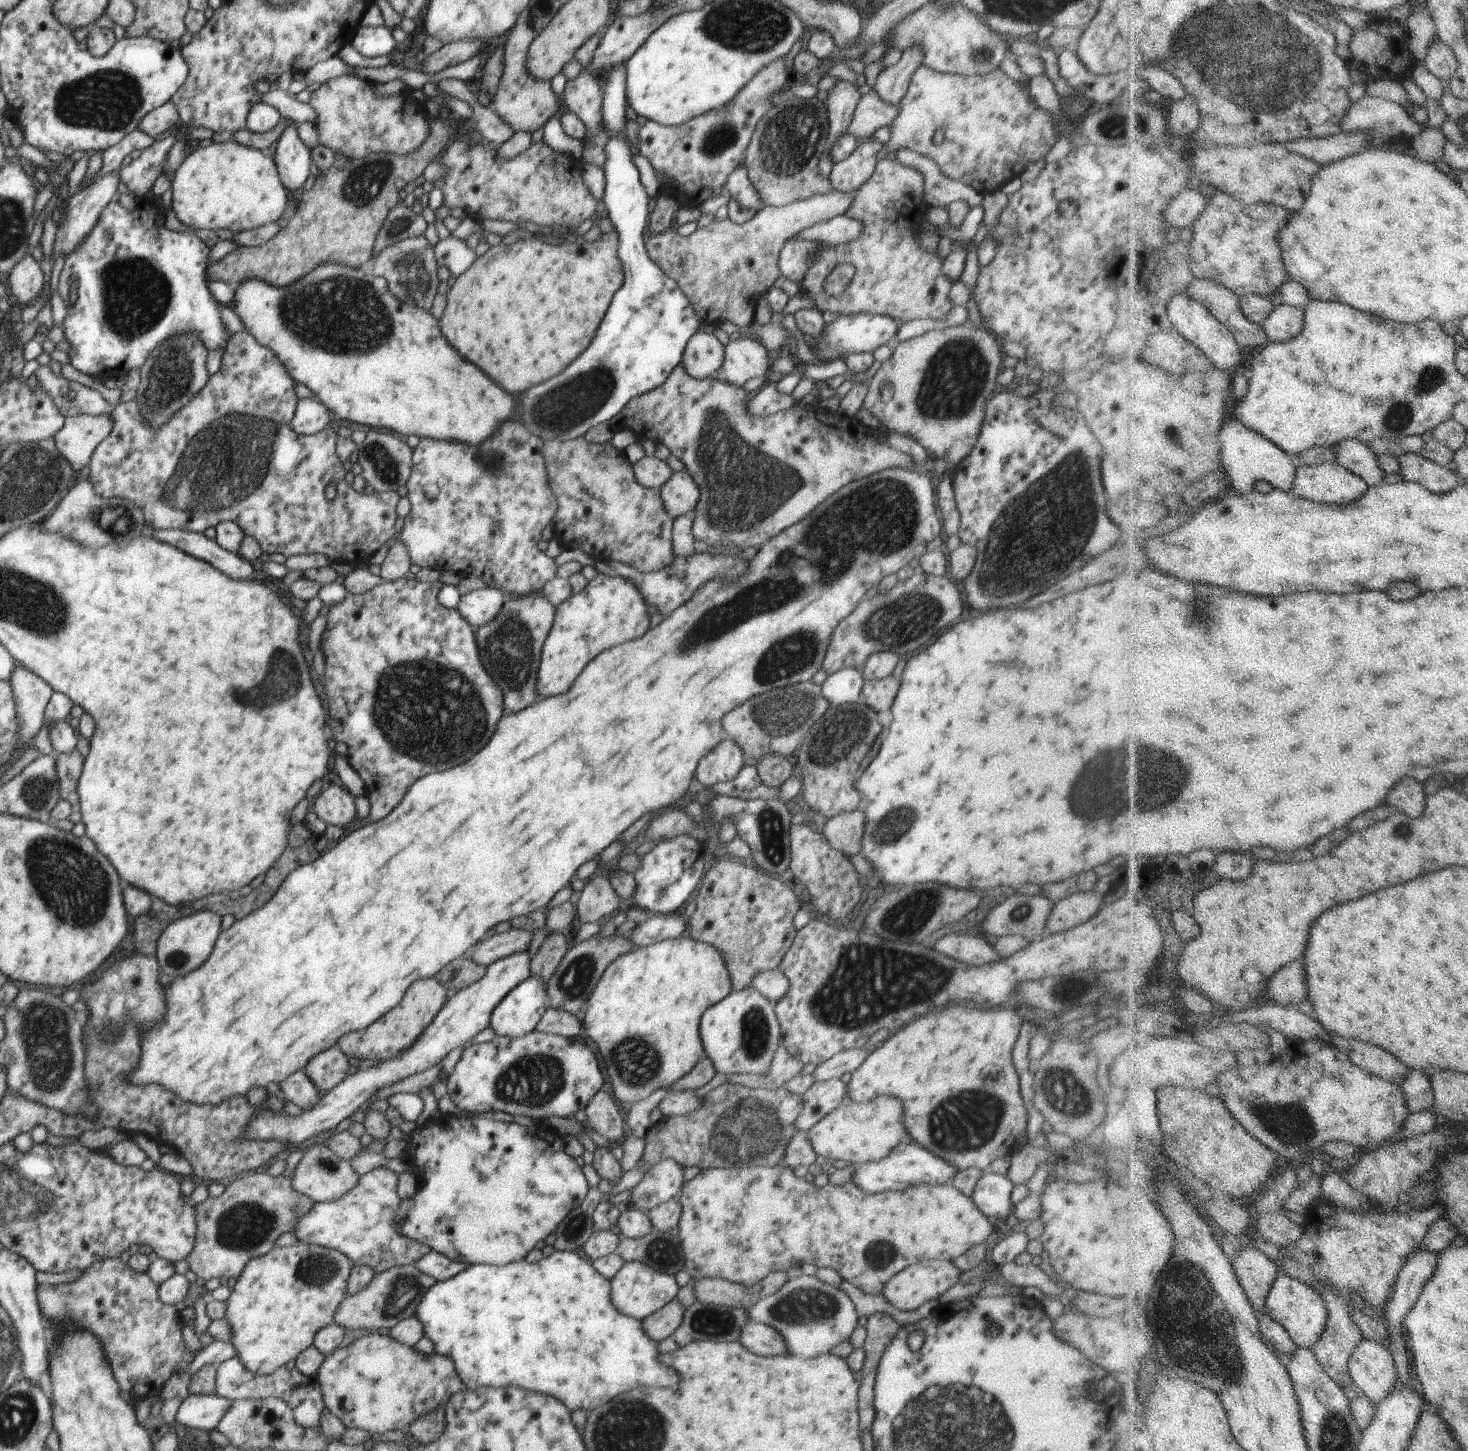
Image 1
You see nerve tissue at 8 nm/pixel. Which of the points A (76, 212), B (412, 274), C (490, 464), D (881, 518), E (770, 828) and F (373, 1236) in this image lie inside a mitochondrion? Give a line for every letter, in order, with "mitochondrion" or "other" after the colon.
A: other
B: mitochondrion
C: mitochondrion
D: mitochondrion
E: mitochondrion
F: other

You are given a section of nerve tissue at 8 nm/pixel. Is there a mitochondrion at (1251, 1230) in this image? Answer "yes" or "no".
no

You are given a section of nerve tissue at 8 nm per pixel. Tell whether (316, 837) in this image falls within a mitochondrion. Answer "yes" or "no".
no

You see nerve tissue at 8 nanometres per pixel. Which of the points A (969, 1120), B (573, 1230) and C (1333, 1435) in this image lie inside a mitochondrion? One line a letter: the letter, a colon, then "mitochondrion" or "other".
A: mitochondrion
B: mitochondrion
C: mitochondrion

